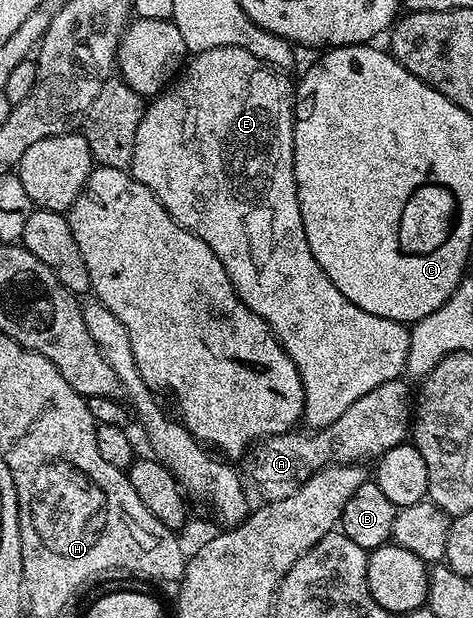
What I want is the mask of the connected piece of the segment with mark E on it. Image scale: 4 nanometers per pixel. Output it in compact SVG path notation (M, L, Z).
M232 46L209 48L205 52L194 55L182 67L178 77L146 103L141 116L141 124L137 124L133 160L129 173L135 181L145 184L145 188L149 188L153 196L157 196L165 212L169 212L169 216L173 216L173 220L177 220L181 228L193 232L193 236L205 240L205 244L213 248L213 256L221 260L221 268L225 268L236 296L253 312L257 312L257 316L261 316L265 324L269 324L273 336L281 344L281 348L285 348L289 360L293 360L301 376L301 384L305 388L302 421L308 422L311 425L308 427L318 431L333 424L355 400L361 399L361 396L365 396L367 392L371 392L378 385L385 384L386 381L398 379L406 371L411 332L404 323L373 316L357 308L357 304L353 304L345 296L341 296L333 280L325 276L321 264L317 264L309 248L309 240L305 240L305 224L301 220L301 204L297 196L297 180L295 179L295 100L292 83L287 83L287 77L286 73L276 70L266 62L257 60L253 52L245 52L245 48L233 48Z

